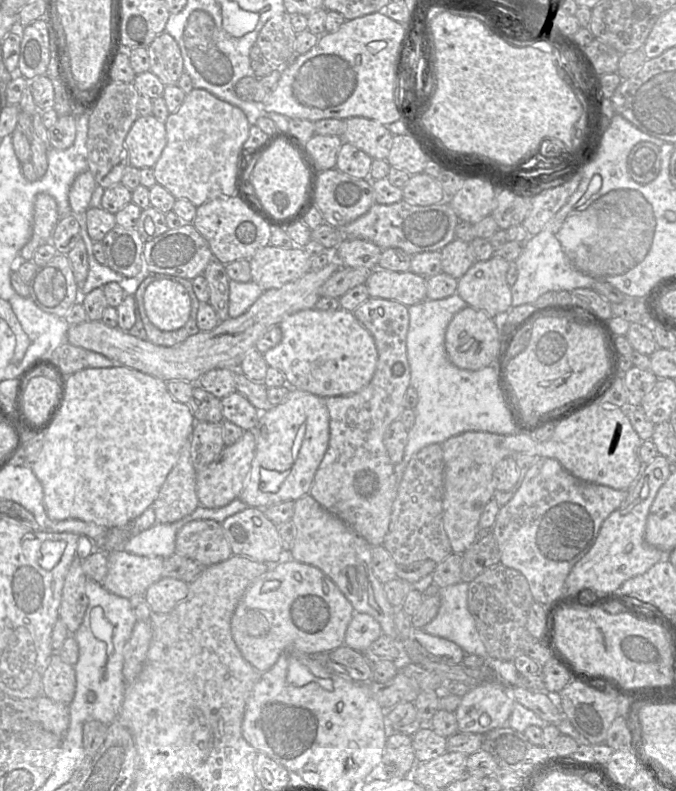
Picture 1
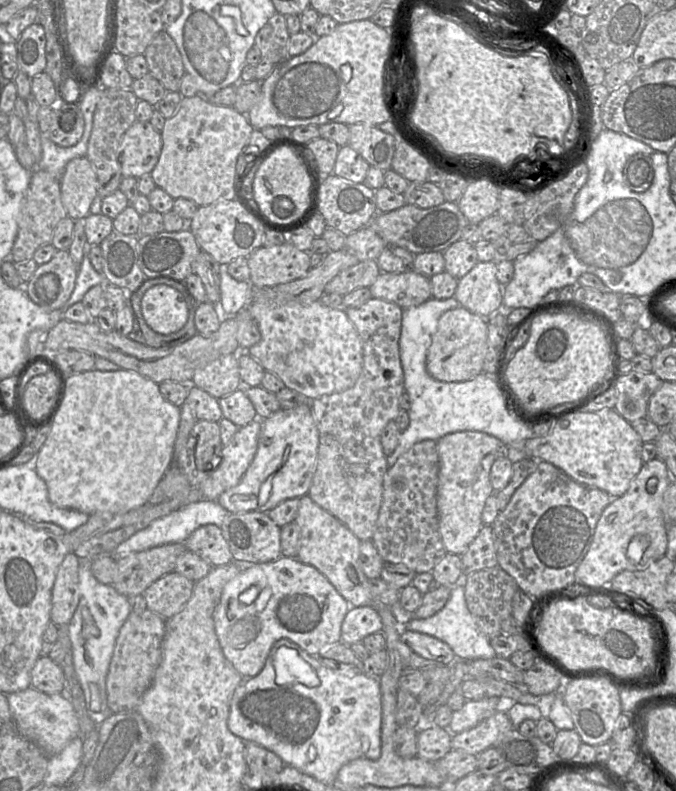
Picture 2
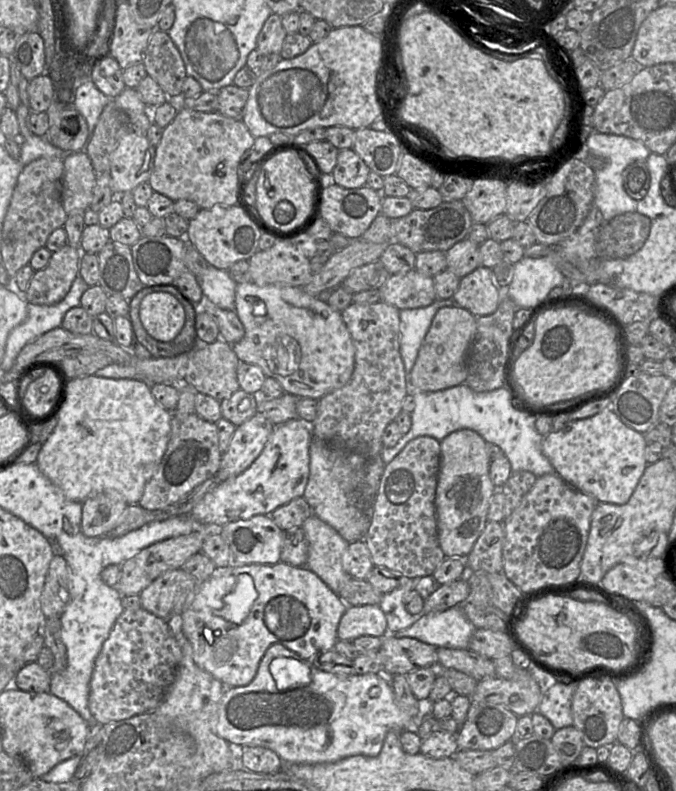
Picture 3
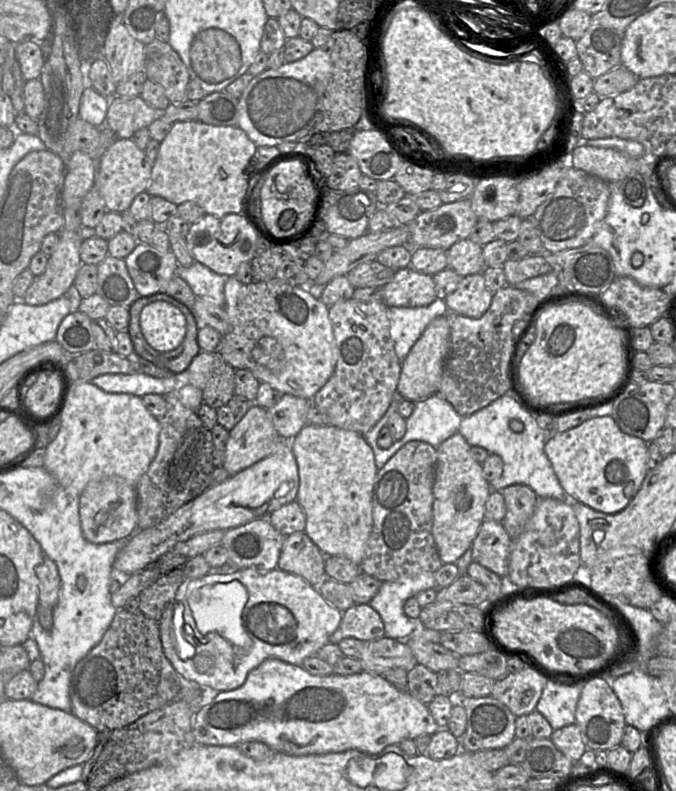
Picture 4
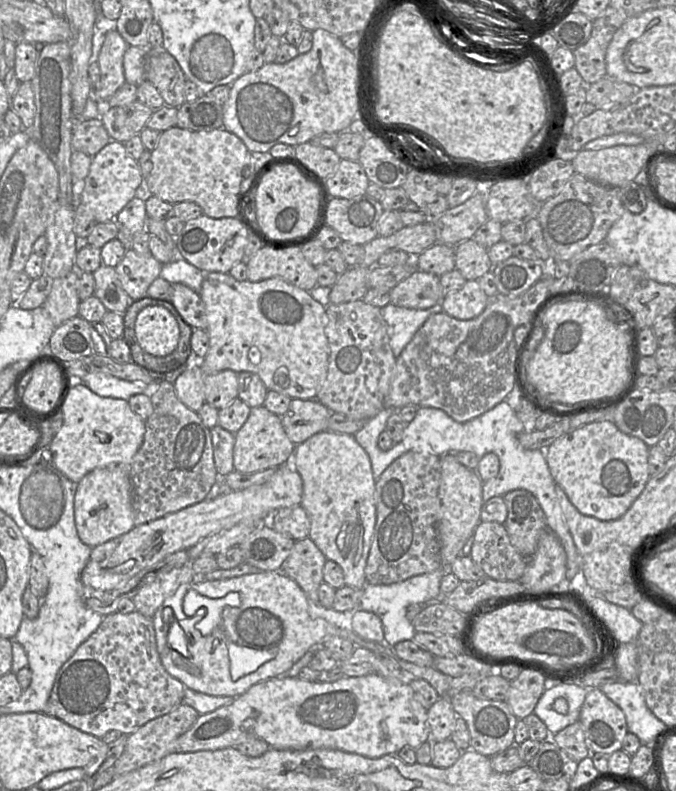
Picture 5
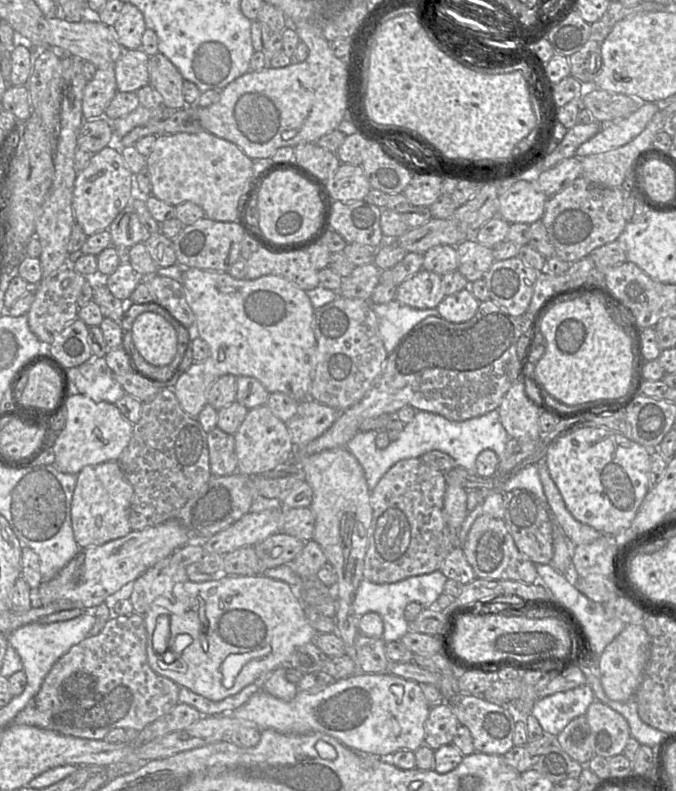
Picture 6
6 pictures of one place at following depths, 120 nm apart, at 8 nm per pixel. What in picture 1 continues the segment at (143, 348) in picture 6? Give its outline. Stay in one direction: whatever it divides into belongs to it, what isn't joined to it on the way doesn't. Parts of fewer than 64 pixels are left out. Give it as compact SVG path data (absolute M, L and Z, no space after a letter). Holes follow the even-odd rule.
M157 278L145 290L144 307L154 326L162 331L175 331L190 317L191 298L178 282Z

